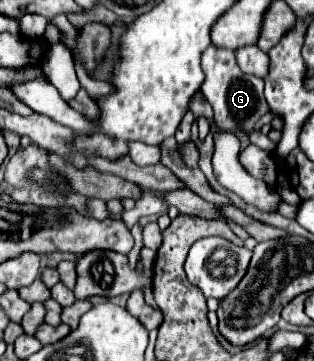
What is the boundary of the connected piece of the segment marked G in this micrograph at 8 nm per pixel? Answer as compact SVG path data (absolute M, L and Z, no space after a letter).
M209 46L203 52L203 70L205 70L205 82L201 86L201 92L205 100L213 106L215 122L225 130L249 130L263 114L269 112L267 100L263 96L263 80L251 74L245 74L239 70L235 52L227 48Z

